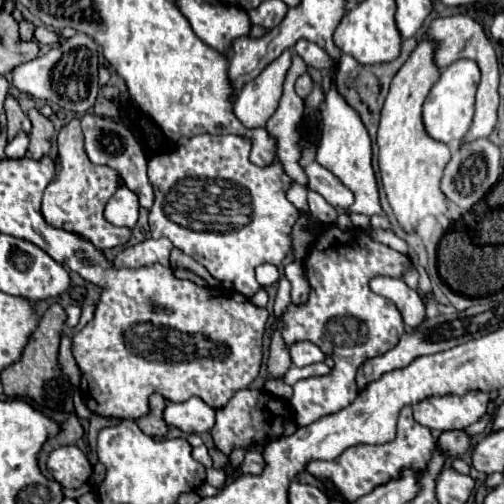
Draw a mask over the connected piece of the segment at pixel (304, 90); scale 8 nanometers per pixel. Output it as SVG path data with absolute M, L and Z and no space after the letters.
M302 73L302 75L298 77L298 81L296 81L296 93L298 93L302 99L306 99L312 89L314 89L312 77L310 77L308 73Z

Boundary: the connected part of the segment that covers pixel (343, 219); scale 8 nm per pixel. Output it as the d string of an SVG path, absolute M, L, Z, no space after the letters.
M330 89L330 93L324 101L322 117L324 117L324 135L322 135L320 147L316 151L316 161L322 167L326 167L328 171L332 171L356 197L356 201L346 211L338 211L338 219L334 221L336 227L346 231L352 227L352 221L348 217L352 213L362 213L368 217L384 215L384 211L380 207L380 199L378 199L378 185L376 185L376 177L374 177L374 169L372 169L370 137L358 117L358 113L336 93L336 89Z

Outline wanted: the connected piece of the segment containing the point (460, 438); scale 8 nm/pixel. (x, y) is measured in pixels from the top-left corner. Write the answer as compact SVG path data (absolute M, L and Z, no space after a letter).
M452 431L452 433L442 433L438 439L440 449L448 449L450 457L462 455L470 445L470 437L464 431Z

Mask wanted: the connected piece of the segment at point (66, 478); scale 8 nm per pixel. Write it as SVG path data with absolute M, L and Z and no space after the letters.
M76 445L56 447L48 455L46 467L48 467L48 473L52 475L52 479L68 489L82 487L92 475L92 465L90 465L88 457Z

